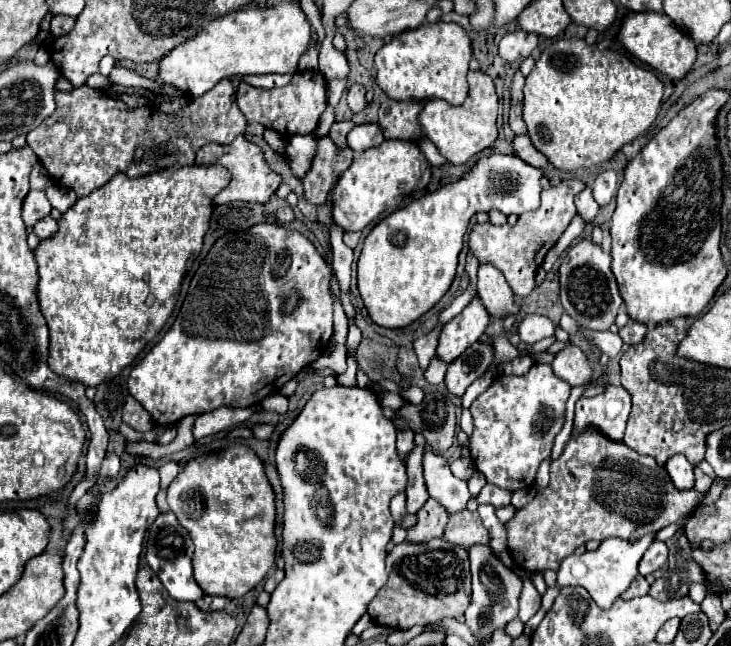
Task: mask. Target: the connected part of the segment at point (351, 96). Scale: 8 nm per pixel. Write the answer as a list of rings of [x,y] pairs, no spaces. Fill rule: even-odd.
[[[351,84],[347,92],[347,102],[353,112],[361,112],[365,108],[365,86]]]

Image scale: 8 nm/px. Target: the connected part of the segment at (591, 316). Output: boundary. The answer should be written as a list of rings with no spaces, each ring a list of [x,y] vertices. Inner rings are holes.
[[[579,240],[569,248],[567,258],[561,260],[561,304],[565,312],[589,330],[609,330],[615,322],[619,306],[623,304],[615,276],[611,272],[611,254],[593,240]]]

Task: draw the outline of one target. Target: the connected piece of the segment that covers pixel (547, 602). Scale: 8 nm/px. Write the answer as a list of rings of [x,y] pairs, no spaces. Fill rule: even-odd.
[[[655,534],[643,536],[641,540],[635,540],[635,542],[621,540],[621,538],[607,538],[607,540],[601,542],[601,546],[595,552],[585,552],[581,556],[577,556],[577,554],[567,556],[561,562],[561,568],[557,571],[557,584],[555,587],[547,588],[542,597],[541,608],[527,624],[534,628],[539,625],[545,614],[551,609],[563,586],[583,586],[583,588],[587,588],[591,598],[597,602],[597,606],[609,608],[613,604],[613,600],[617,600],[629,588],[633,578],[639,574],[637,572],[637,564],[639,564],[641,556],[647,552],[647,548],[653,542],[655,542]]]

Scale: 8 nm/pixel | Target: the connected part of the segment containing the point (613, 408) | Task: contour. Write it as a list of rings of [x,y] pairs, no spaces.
[[[607,386],[601,394],[593,396],[593,398],[581,398],[575,406],[575,430],[583,430],[585,426],[593,424],[597,426],[605,436],[613,438],[613,440],[621,440],[623,432],[625,432],[625,424],[631,412],[631,396],[623,386]]]

